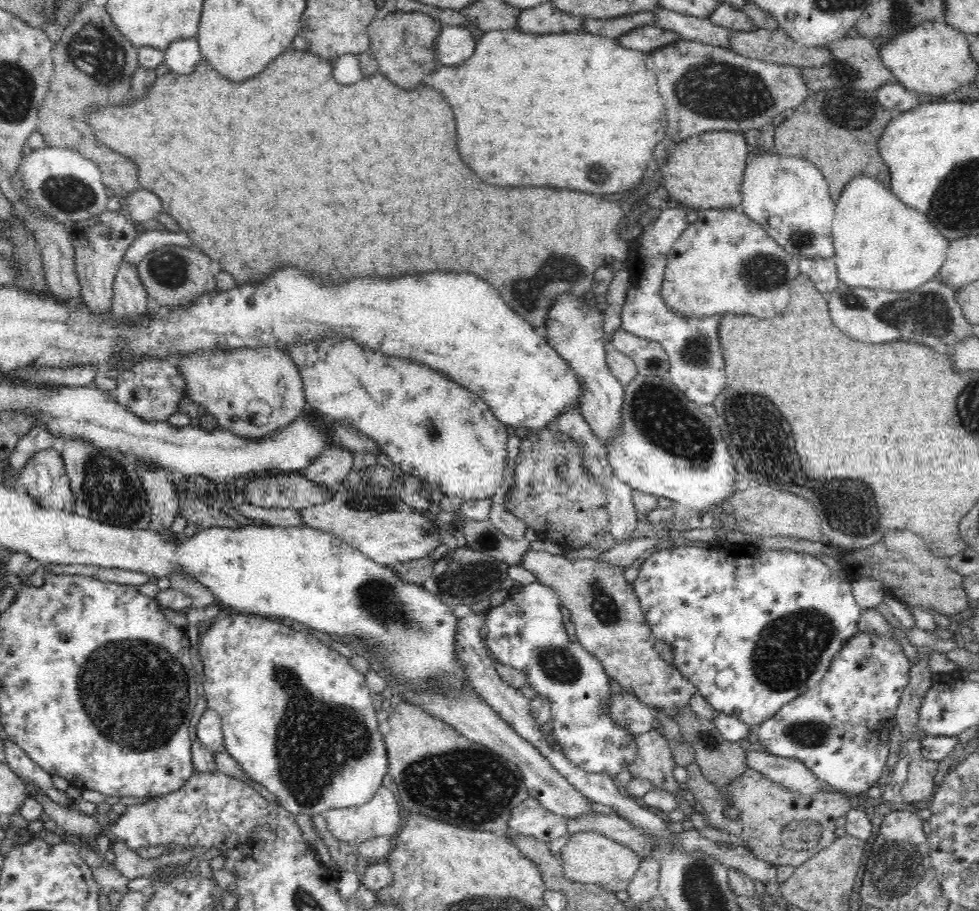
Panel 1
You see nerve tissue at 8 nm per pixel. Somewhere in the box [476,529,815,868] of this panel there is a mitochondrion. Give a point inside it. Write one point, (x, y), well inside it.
(560, 666)

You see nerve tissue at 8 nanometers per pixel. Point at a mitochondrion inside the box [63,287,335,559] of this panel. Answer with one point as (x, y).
(109, 492)

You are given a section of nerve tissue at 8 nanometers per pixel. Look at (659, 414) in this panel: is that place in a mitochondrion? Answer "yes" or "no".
yes

